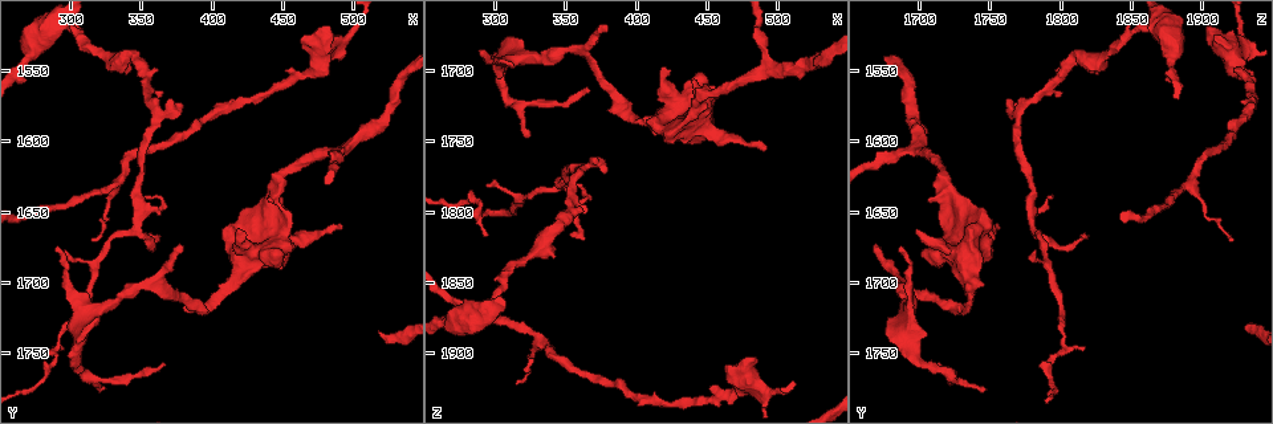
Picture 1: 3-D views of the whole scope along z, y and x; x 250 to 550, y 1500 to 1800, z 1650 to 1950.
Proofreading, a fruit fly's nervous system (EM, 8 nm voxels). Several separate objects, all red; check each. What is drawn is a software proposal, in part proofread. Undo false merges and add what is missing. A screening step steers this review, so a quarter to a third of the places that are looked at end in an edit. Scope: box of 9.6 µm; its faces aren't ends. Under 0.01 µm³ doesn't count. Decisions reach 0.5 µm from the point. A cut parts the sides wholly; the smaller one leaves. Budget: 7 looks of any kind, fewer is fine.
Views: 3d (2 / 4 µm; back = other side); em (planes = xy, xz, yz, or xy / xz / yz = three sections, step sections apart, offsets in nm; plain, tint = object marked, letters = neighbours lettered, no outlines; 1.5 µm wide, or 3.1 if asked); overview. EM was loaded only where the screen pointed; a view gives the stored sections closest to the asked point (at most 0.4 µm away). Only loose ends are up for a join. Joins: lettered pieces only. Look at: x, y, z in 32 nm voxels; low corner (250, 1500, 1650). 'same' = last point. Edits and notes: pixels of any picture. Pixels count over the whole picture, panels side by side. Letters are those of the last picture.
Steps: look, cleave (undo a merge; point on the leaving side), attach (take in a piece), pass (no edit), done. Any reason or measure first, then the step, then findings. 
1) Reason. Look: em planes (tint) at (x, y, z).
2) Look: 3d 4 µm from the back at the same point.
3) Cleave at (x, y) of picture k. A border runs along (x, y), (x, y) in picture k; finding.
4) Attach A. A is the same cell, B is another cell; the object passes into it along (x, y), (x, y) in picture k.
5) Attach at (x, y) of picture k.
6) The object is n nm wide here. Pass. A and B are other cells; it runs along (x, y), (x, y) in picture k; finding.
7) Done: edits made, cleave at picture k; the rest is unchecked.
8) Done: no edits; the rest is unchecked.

Look: em planes (letters) at (462, 1670, 1746).

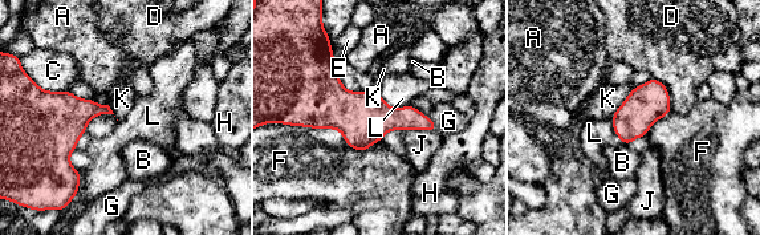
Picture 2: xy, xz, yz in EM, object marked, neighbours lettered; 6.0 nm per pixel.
Pass. A, B, C, D, E, F, G, H, J, K and L are other cells; a border runs along (376, 92), (394, 108), (409, 105) in picture 2; continuous, no second neuron.

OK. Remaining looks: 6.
An open end. Look: 3d 4 µm at (418, 1662, 1698).

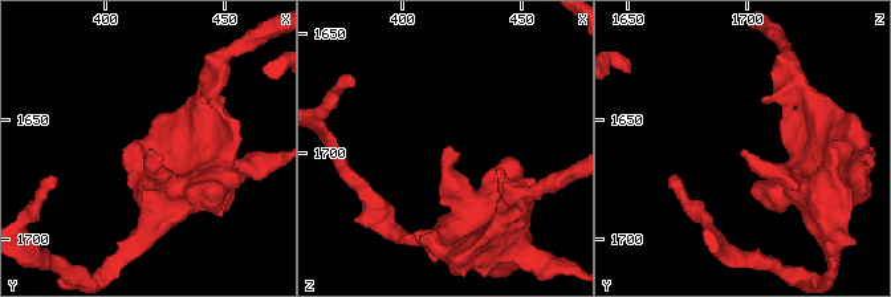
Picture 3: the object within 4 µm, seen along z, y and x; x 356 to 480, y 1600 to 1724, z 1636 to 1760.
Look: em planes (letters) at (421, 1663, 1698).

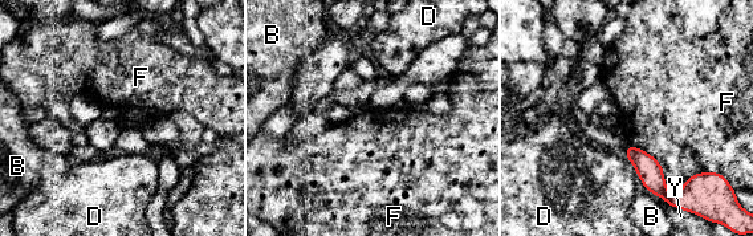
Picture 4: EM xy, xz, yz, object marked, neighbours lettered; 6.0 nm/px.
The object is 130 nm wide here. Pass. B, D, F and Y are other cells; it runs along (630, 149), (668, 196), (695, 187) in picture 4; no lettered piece goes on from it.

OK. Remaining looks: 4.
Look: em planes (letters) at (290, 1674, 1688).

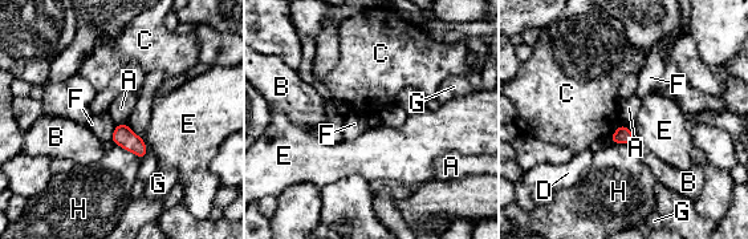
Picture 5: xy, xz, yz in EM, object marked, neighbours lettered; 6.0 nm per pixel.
Pass. A, B, C, D, E, F, G and H are other cells; a border runs along (125, 122), (117, 125) in picture 5; none of them fits.

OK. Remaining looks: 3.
Done: no edits; the rest is unchecked.

